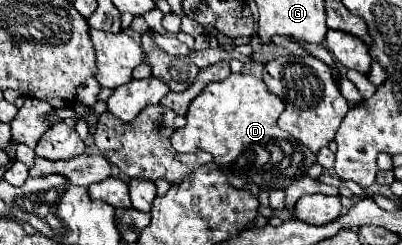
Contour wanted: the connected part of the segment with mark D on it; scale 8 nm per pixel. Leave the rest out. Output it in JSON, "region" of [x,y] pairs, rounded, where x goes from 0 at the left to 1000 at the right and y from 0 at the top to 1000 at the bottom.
{"region":[[[572,302],[552,335],[522,335],[478,408],[463,514],[443,522],[423,580],[438,620],[522,620],[582,767],[612,767],[627,792],[711,767],[726,735],[766,702],[786,637],[692,522],[687,490],[701,457],[701,408],[667,376],[647,318],[627,302]]]}

